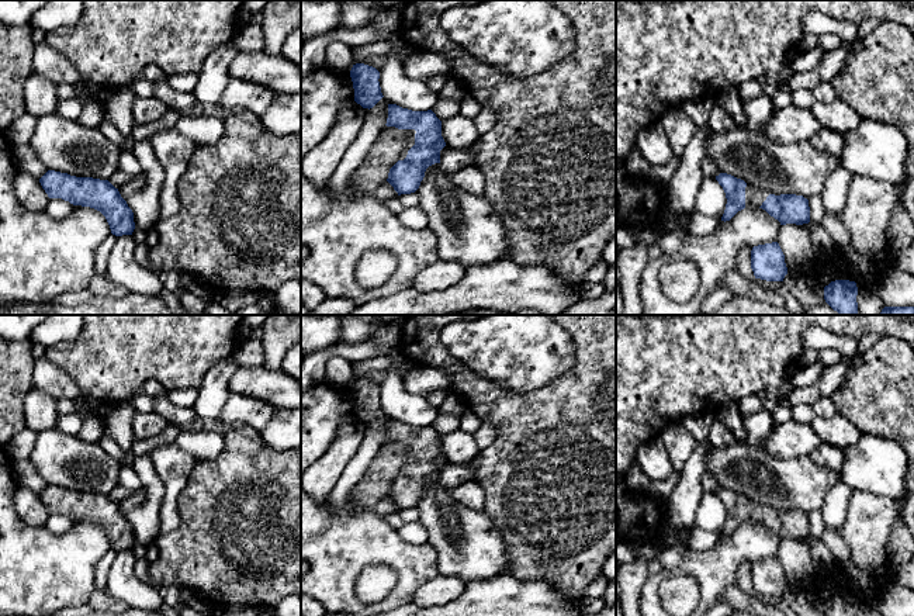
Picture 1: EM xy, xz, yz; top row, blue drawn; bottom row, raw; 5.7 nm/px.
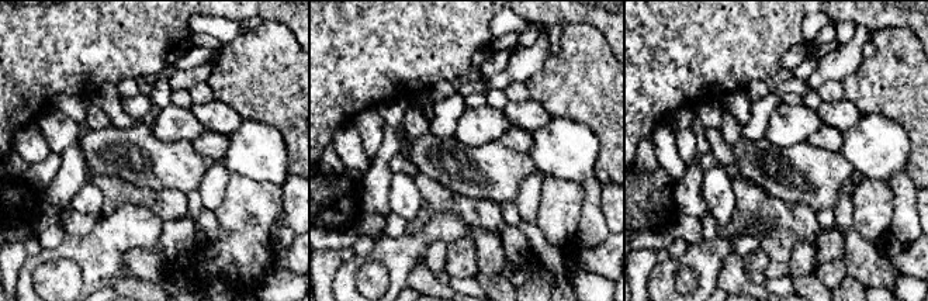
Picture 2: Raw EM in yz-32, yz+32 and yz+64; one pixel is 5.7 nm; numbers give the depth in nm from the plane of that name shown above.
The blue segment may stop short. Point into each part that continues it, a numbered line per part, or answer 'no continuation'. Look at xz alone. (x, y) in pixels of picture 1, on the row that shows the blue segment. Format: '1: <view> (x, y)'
1: xz (409, 142)

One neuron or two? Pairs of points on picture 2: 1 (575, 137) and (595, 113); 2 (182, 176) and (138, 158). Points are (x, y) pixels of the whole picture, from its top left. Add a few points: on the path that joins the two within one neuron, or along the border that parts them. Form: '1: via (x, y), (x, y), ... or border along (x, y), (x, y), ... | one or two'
1: border along (553, 116), (584, 123), (598, 141), (598, 155) | two
2: via (170, 165), (149, 162) | one

